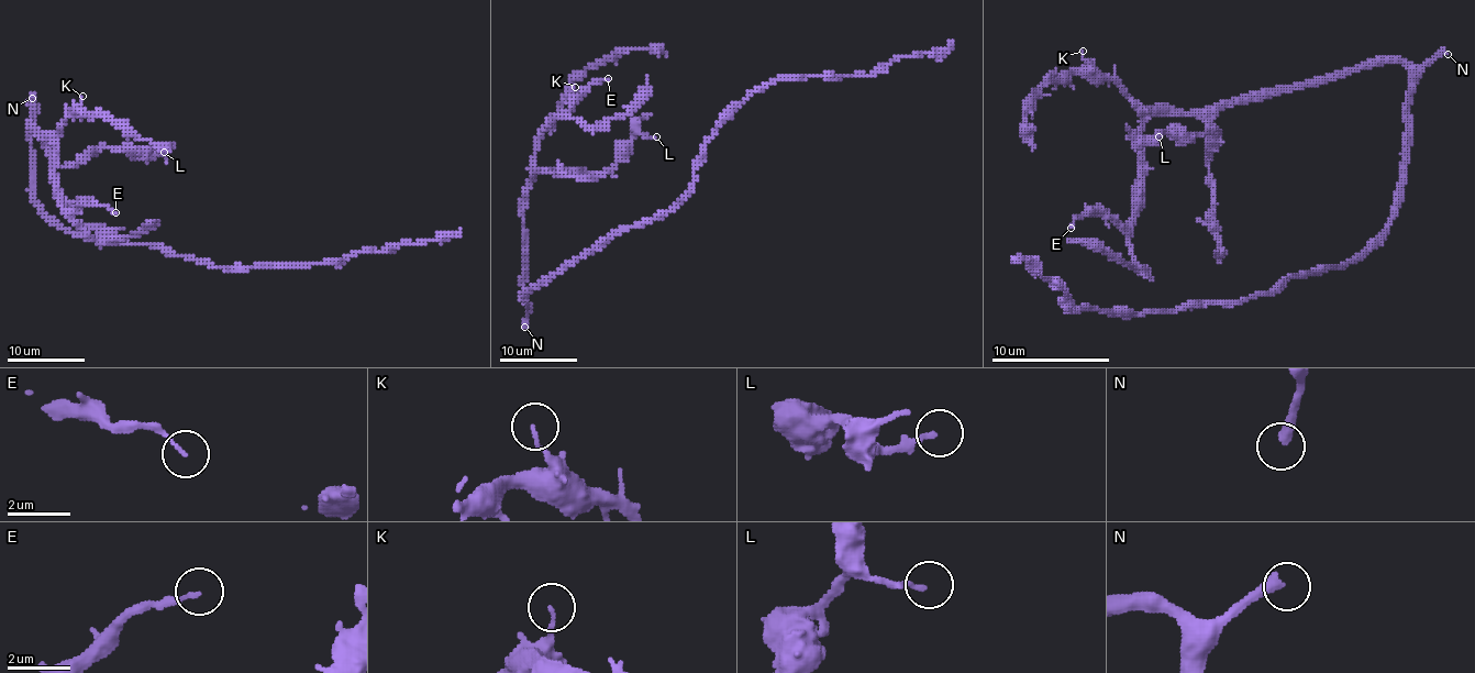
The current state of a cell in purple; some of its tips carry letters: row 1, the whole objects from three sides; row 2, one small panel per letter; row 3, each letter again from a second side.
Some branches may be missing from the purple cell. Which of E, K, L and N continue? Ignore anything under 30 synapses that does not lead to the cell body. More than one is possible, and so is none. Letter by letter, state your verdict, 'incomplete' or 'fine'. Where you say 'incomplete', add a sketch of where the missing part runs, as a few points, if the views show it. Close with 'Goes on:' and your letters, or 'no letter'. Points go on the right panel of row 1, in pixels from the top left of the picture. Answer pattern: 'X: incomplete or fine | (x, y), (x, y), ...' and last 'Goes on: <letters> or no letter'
E: fine
K: fine
L: fine
N: incomplete
Goes on: N

